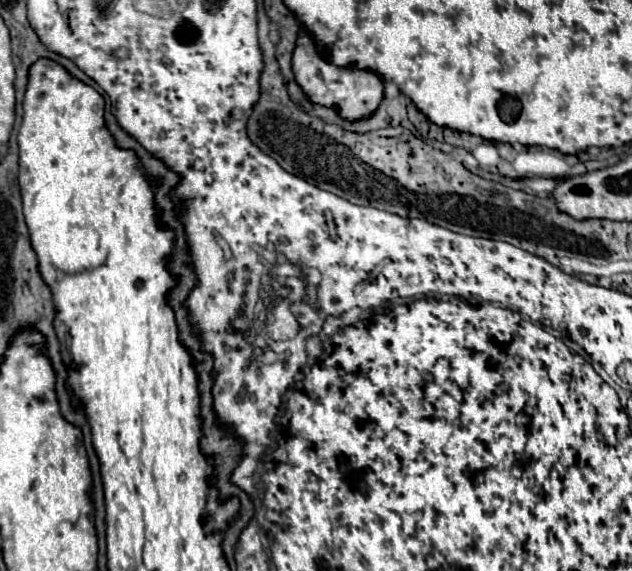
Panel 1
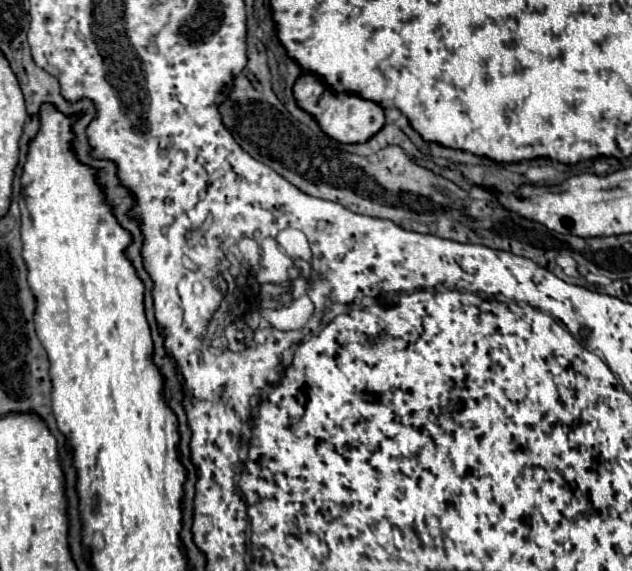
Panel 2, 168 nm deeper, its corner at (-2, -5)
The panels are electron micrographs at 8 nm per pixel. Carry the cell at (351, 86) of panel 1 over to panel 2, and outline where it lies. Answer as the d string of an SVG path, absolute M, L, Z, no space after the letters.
M303 73L295 81L293 95L297 99L297 105L317 119L323 133L327 133L329 137L333 137L341 143L365 143L385 125L383 107L379 103L363 99L359 95L349 95L345 99L339 99L337 93L327 83L323 83L321 77L317 77L313 73Z

